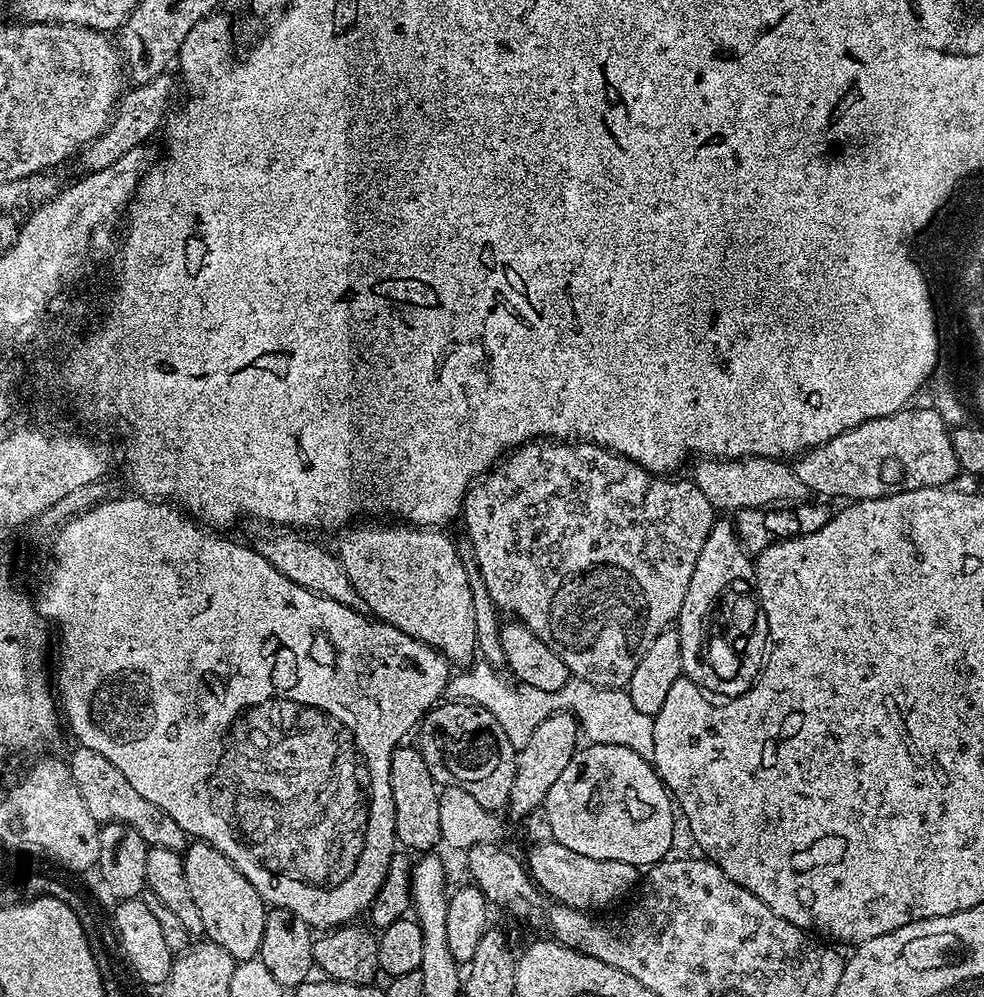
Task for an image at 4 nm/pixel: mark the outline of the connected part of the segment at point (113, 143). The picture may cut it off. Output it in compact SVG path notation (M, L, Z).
M162 75L145 84L129 87L119 97L108 127L96 139L88 141L78 153L78 161L80 160L85 173L104 170L106 166L110 166L115 160L122 158L132 148L141 147L145 143L143 140L148 140L155 132L157 135L161 131L170 112L168 79L167 75Z

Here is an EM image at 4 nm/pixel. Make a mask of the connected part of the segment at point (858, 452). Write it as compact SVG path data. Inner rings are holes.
M909 406L901 408L899 412L883 416L882 418L874 418L870 422L862 422L858 426L854 426L850 430L846 430L842 434L835 436L830 442L819 444L817 448L812 448L809 452L801 452L799 456L795 457L792 469L794 474L798 474L798 478L802 478L802 482L808 487L809 493L820 496L845 496L845 501L855 502L857 500L873 500L874 498L882 498L890 494L898 494L906 490L918 490L919 488L942 488L951 485L951 480L956 475L961 475L962 469L958 458L954 452L952 445L952 433L948 425L944 424L942 418L936 413L935 409L931 406L925 408L915 408L916 406Z

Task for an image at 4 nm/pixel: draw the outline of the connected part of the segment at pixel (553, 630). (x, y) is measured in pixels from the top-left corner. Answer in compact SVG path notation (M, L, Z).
M541 438L521 444L511 454L505 455L495 467L476 477L464 495L462 520L468 523L468 536L472 539L470 547L482 574L482 582L486 582L486 590L490 590L492 603L501 613L509 612L509 617L521 620L527 628L534 630L534 634L538 634L538 638L542 638L542 642L546 642L546 646L550 646L550 650L554 650L554 654L566 662L569 673L575 679L585 680L600 688L623 689L630 682L634 666L638 666L650 642L677 623L686 602L686 586L690 586L694 562L698 560L702 542L718 519L718 512L713 508L710 498L706 498L706 494L702 494L702 490L698 490L691 479L672 479L676 478L646 470L638 462L618 452L611 452L601 444Z

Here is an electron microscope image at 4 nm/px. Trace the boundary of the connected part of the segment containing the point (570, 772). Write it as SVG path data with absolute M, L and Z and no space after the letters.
M588 744L581 747L572 755L570 766L562 770L558 782L550 786L542 811L550 822L552 839L566 846L566 850L574 850L574 854L586 854L586 858L651 866L671 853L668 851L672 848L672 831L677 820L674 801L651 763L626 746Z

